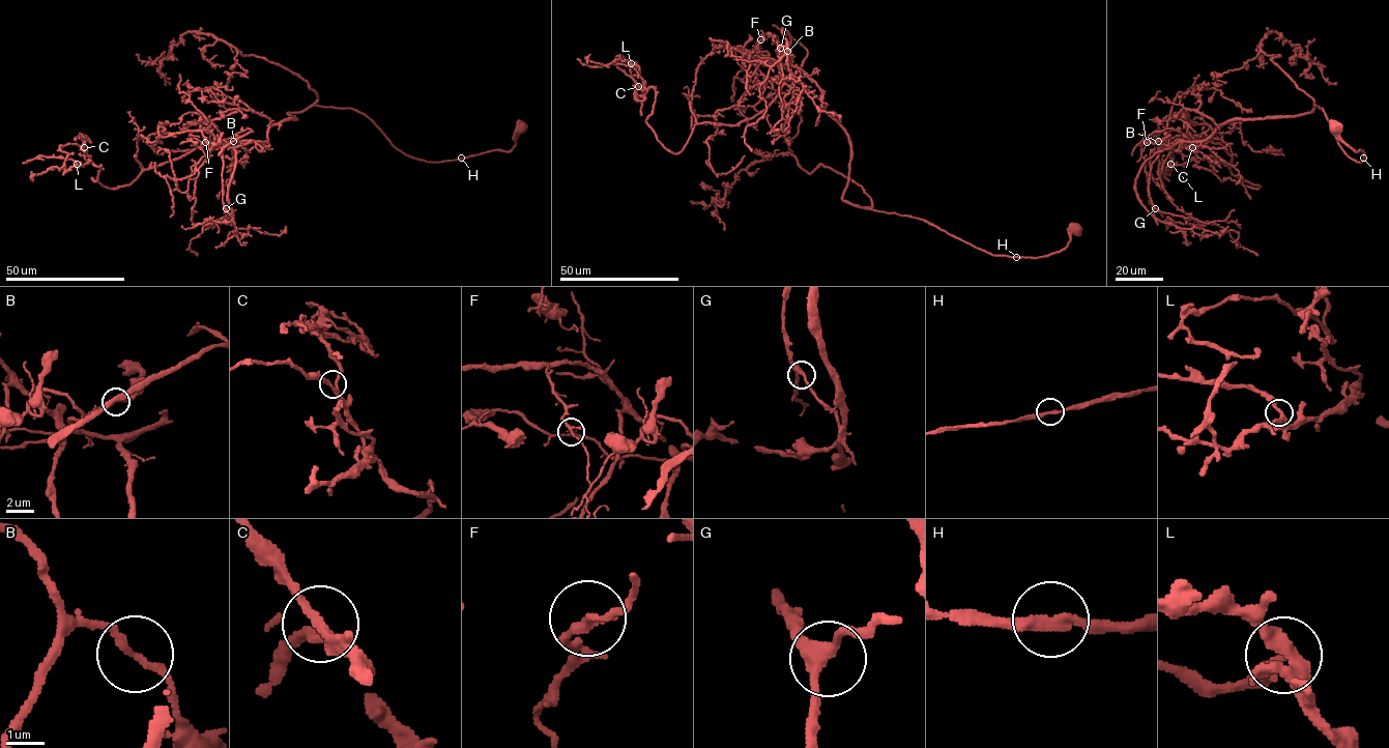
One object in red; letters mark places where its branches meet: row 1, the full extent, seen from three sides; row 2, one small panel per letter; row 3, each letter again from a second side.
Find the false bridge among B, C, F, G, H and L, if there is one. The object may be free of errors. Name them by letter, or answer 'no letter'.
F

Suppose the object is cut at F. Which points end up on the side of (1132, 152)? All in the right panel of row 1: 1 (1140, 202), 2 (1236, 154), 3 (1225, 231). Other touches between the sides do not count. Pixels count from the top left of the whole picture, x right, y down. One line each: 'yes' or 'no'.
1: no
2: yes
3: no

